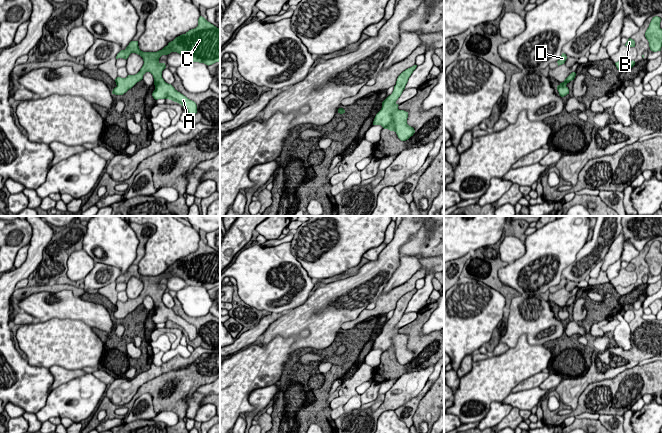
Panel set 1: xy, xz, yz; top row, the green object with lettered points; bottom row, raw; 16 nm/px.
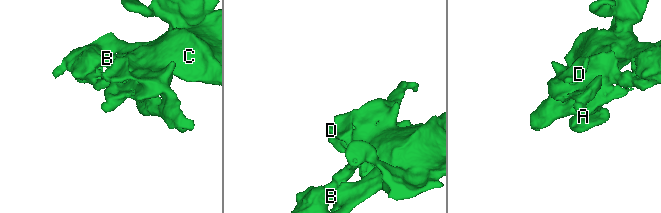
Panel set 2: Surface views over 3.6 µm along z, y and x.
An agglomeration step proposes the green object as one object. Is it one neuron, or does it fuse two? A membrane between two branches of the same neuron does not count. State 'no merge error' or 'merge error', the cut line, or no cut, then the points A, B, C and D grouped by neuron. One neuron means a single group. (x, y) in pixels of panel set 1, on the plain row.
no merge error; no cut; A B C D

